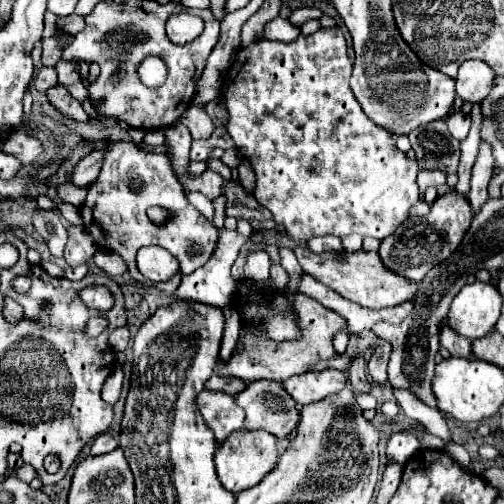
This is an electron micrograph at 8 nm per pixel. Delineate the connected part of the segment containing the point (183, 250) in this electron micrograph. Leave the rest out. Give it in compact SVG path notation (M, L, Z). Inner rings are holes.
M95 140L95 142L91 142L91 148L105 148L105 162L103 162L97 182L89 188L87 200L81 206L81 218L83 218L87 232L93 236L93 240L99 248L117 252L127 262L129 276L135 282L139 282L143 286L151 286L151 288L171 296L177 290L181 278L187 276L189 272L195 272L215 252L217 236L219 236L217 228L187 202L185 192L179 186L179 182L171 170L171 162L169 162L167 154L147 152L147 150L141 150L135 144L127 144L127 142L105 144L105 142ZM151 206L161 206L161 208L169 210L171 218L167 218L161 226L151 222L147 216L147 208L151 208ZM189 242L201 244L203 254L187 258ZM149 244L157 244L157 246L169 250L179 260L179 272L171 280L153 284L137 270L135 254L139 248L149 246Z

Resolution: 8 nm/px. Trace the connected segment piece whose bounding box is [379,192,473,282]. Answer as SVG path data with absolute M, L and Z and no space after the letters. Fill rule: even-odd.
M457 192L437 196L429 214L411 216L409 220L405 220L405 224L401 224L397 228L397 232L393 232L385 240L381 240L381 248L379 248L381 260L393 272L419 282L433 266L437 266L441 260L449 258L449 254L461 244L461 238L467 232L471 218L473 218L473 212L471 212L471 206L465 196L461 196Z

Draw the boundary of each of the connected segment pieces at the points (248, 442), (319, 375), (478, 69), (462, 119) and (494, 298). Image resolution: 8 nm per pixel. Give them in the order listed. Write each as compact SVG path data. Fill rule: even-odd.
M247 430L233 432L233 436L225 440L225 444L219 444L219 452L215 452L217 476L229 492L241 492L259 484L265 478L265 474L273 470L277 460L279 460L277 438L269 432L247 432Z
M323 370L323 372L307 372L299 376L291 376L283 382L285 390L297 404L305 406L325 398L327 394L335 394L345 386L345 374L339 370Z
M467 60L461 64L459 74L455 78L457 82L457 96L467 102L481 102L485 96L489 96L493 88L495 72L489 68L489 64L481 64L481 60Z
M453 112L453 114L445 120L445 124L447 124L447 128L449 128L449 134L451 134L455 140L463 142L465 136L467 136L467 132L469 132L469 128L471 128L471 118L469 118L469 114Z
M475 280L453 298L447 314L449 324L457 334L471 340L487 336L501 316L501 302L501 294L491 282Z

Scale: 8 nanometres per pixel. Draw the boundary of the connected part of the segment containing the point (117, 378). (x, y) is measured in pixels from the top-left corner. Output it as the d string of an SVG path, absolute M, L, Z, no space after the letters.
M115 366L103 384L103 400L111 406L117 404L117 400L121 396L121 388L123 388L123 370L121 370L121 366Z

